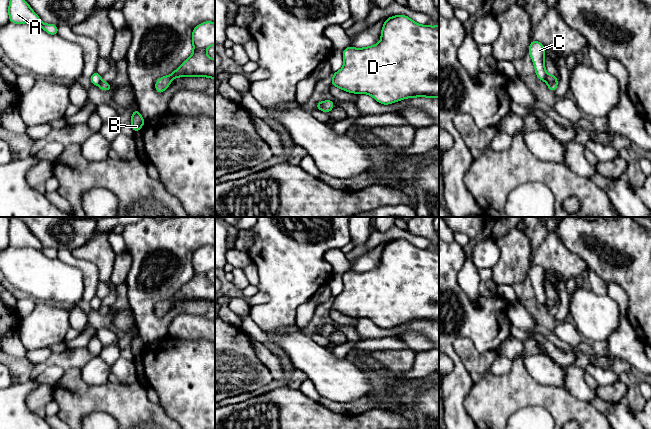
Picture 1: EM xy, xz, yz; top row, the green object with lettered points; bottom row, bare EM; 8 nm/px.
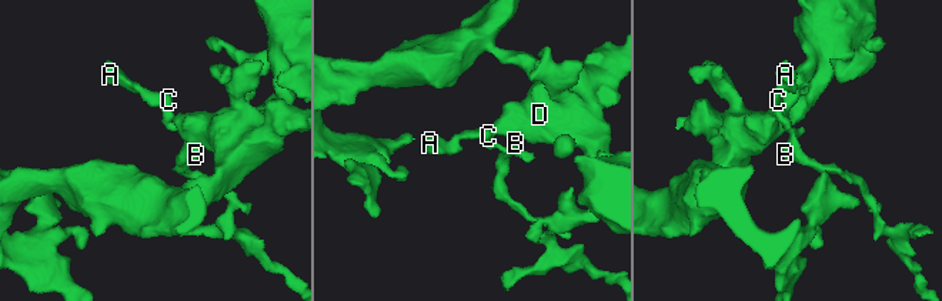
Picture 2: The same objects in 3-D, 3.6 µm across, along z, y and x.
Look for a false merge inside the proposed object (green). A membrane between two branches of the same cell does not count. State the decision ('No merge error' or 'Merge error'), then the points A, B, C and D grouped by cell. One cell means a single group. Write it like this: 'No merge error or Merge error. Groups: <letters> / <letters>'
Merge error. Groups: A C D / B

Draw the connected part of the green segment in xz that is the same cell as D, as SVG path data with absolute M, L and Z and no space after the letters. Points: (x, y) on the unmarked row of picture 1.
M406 239L385 244L380 266L342 275L344 289L332 298L331 309L346 316L369 318L383 329L406 322L439 322L439 249L420 249Z

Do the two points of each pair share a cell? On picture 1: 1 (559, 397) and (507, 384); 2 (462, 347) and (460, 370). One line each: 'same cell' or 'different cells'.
1: same cell
2: different cells

